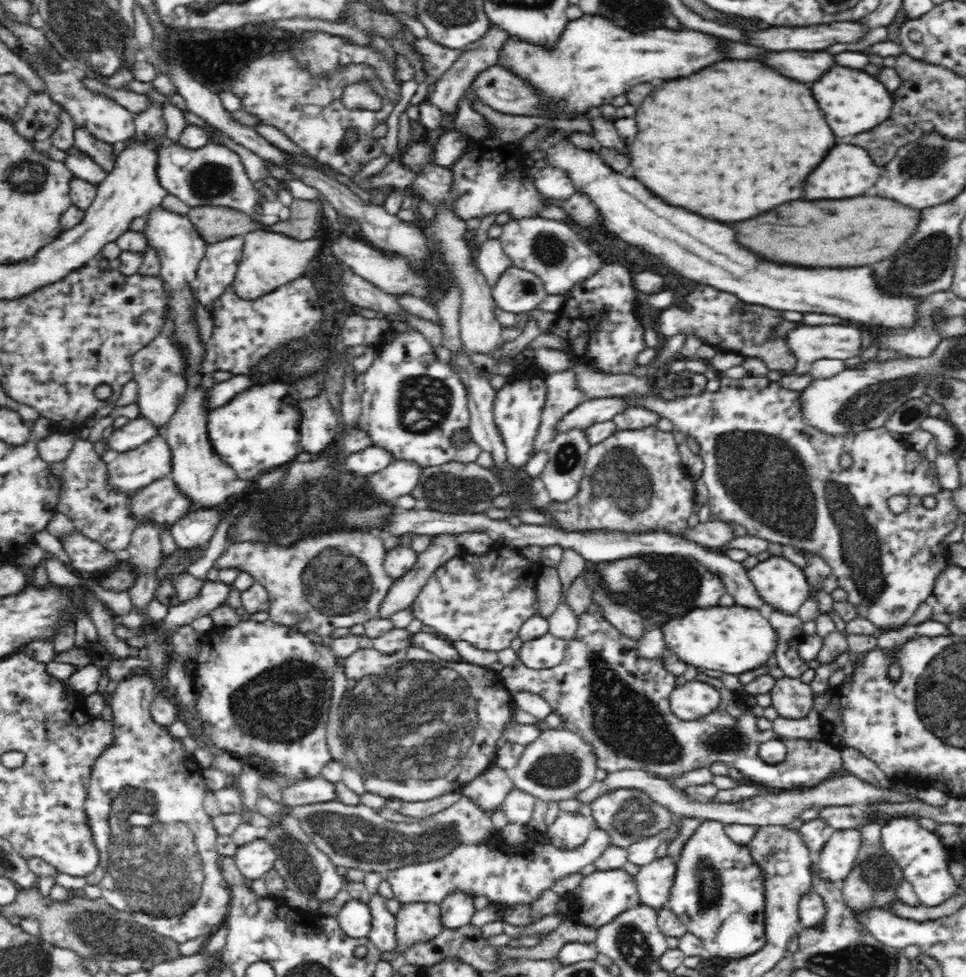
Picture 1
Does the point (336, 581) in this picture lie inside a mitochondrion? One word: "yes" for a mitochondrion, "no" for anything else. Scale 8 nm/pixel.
yes

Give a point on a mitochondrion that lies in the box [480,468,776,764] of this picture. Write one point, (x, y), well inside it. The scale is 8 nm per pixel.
(666, 585)

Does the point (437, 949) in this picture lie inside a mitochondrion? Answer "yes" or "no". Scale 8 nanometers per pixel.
no

